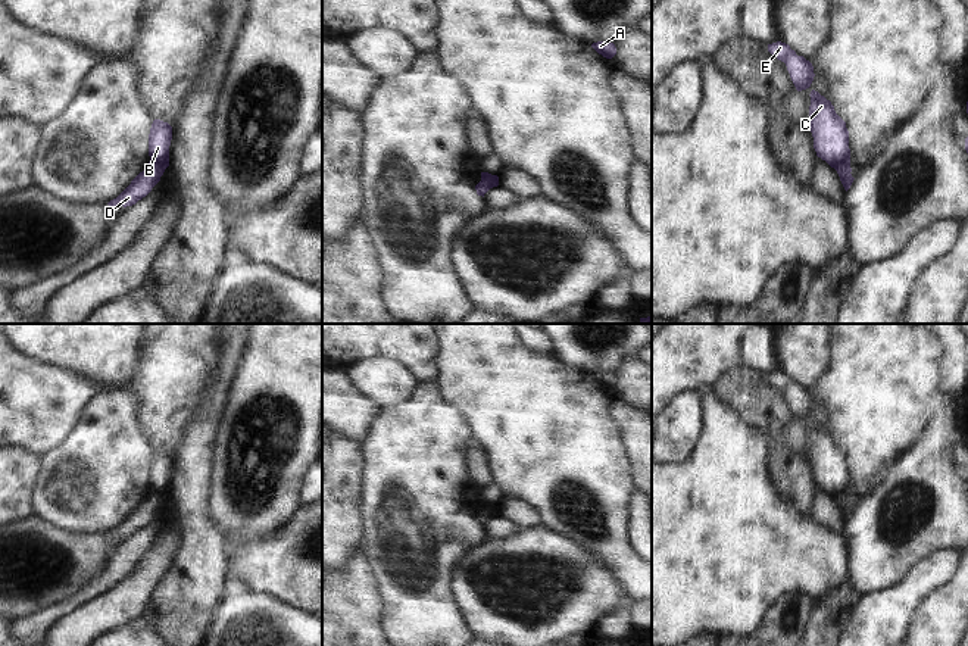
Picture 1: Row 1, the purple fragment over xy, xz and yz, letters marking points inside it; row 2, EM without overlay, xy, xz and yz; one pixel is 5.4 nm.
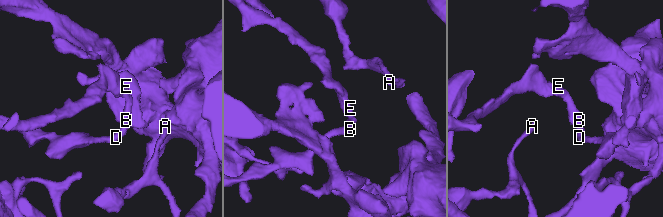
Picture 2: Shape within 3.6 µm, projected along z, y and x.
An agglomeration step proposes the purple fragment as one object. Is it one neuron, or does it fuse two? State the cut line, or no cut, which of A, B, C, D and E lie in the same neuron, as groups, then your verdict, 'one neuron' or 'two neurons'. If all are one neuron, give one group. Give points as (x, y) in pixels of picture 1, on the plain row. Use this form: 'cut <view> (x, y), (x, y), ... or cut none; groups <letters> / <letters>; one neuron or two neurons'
cut xy (150, 489), (164, 499); groups A B C E / D; two neurons

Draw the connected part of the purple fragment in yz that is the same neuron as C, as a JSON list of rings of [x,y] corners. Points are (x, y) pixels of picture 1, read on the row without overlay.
[[[811,421],[811,462],[816,486],[837,499],[850,489],[849,461],[846,452],[836,443],[830,430],[818,421]]]

